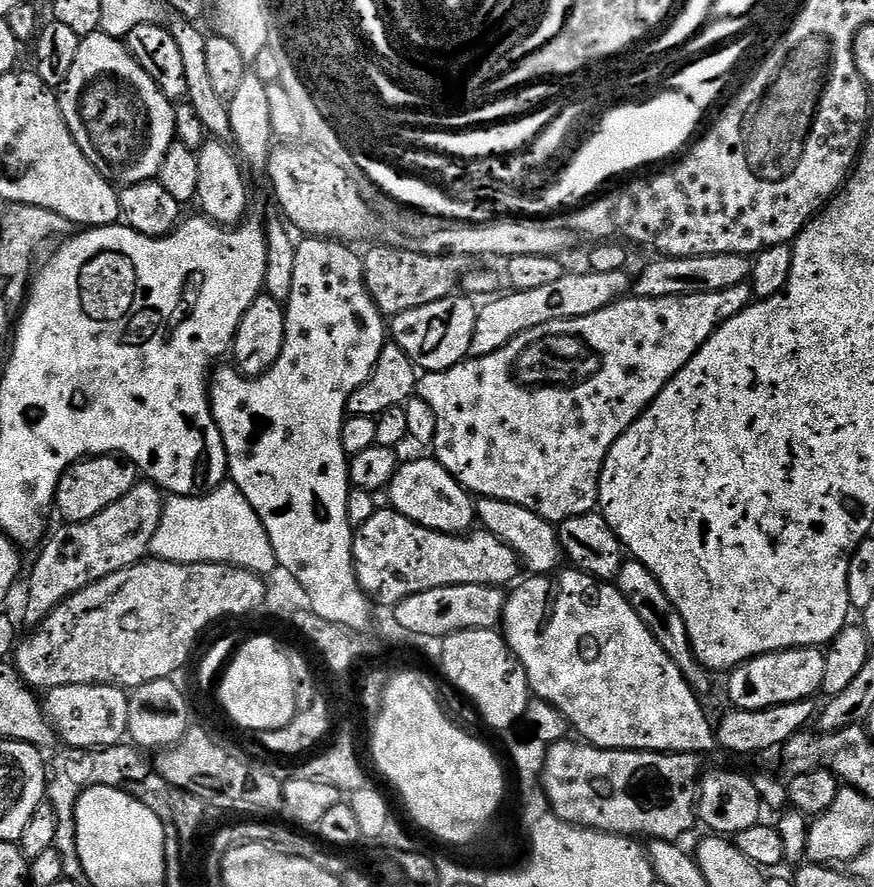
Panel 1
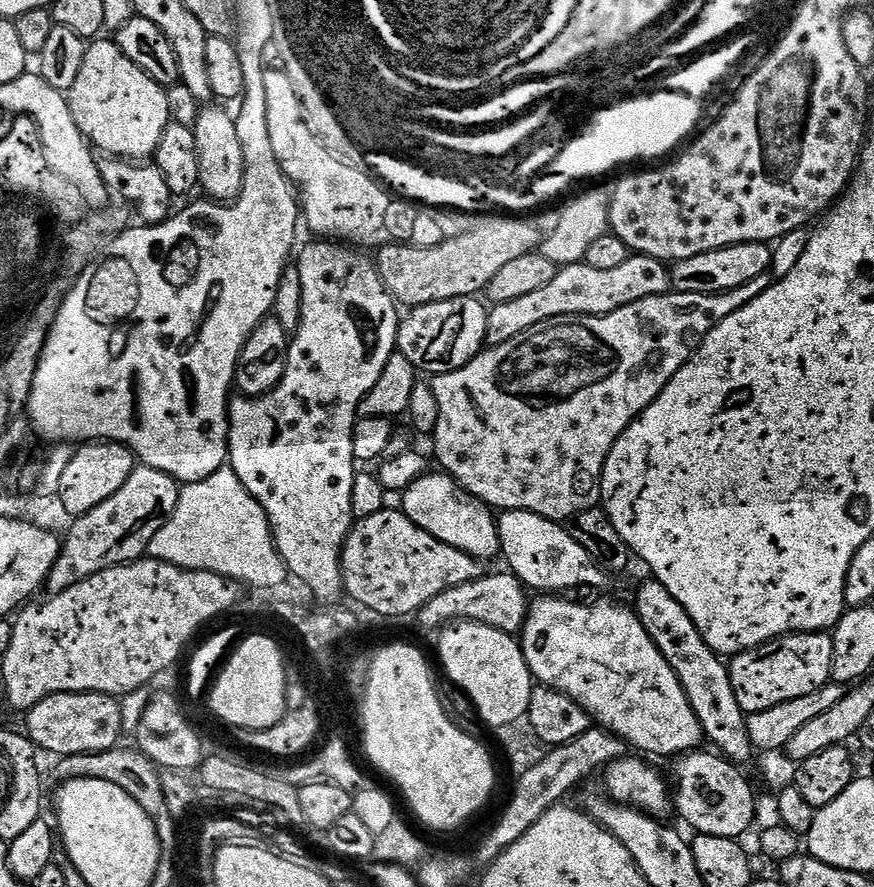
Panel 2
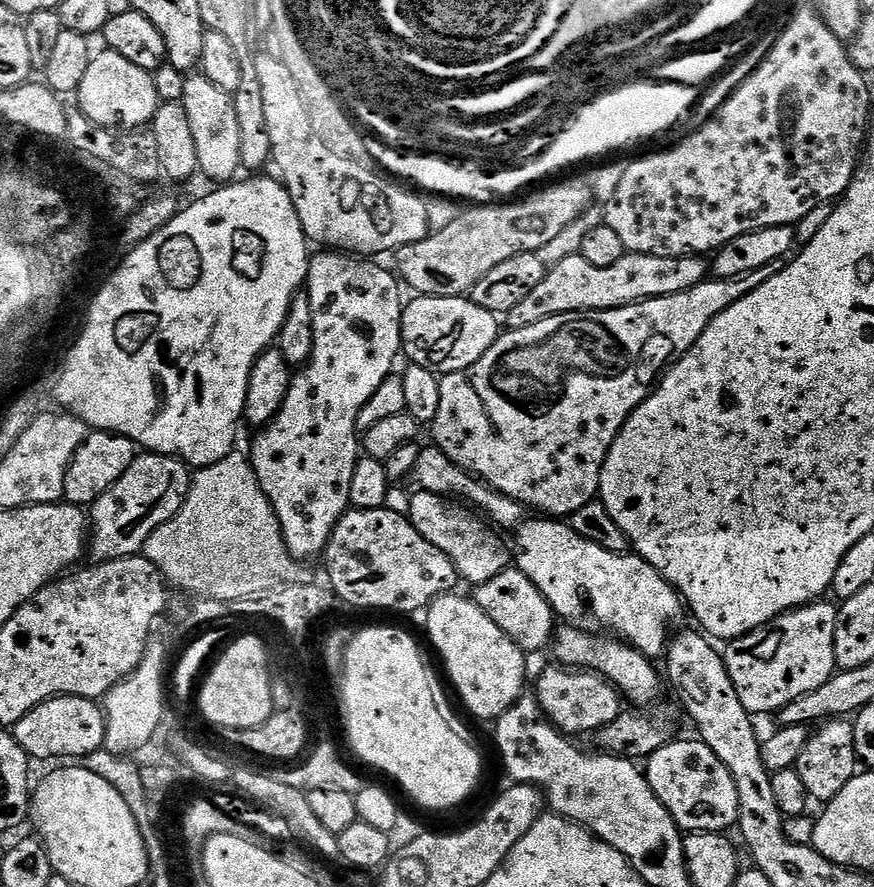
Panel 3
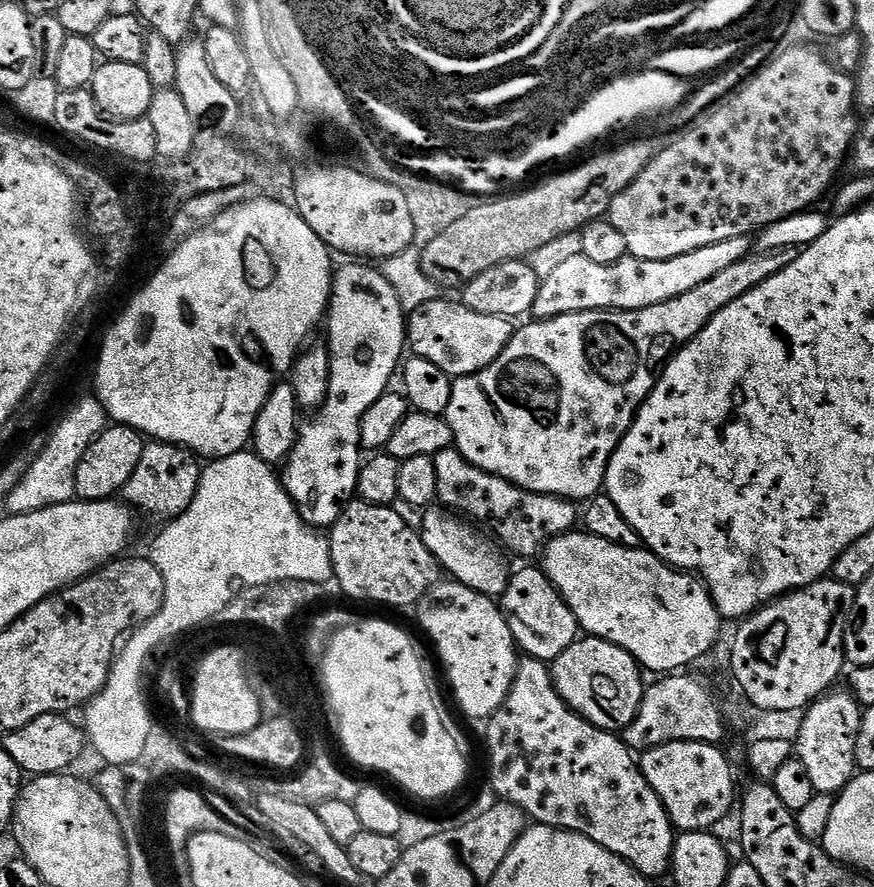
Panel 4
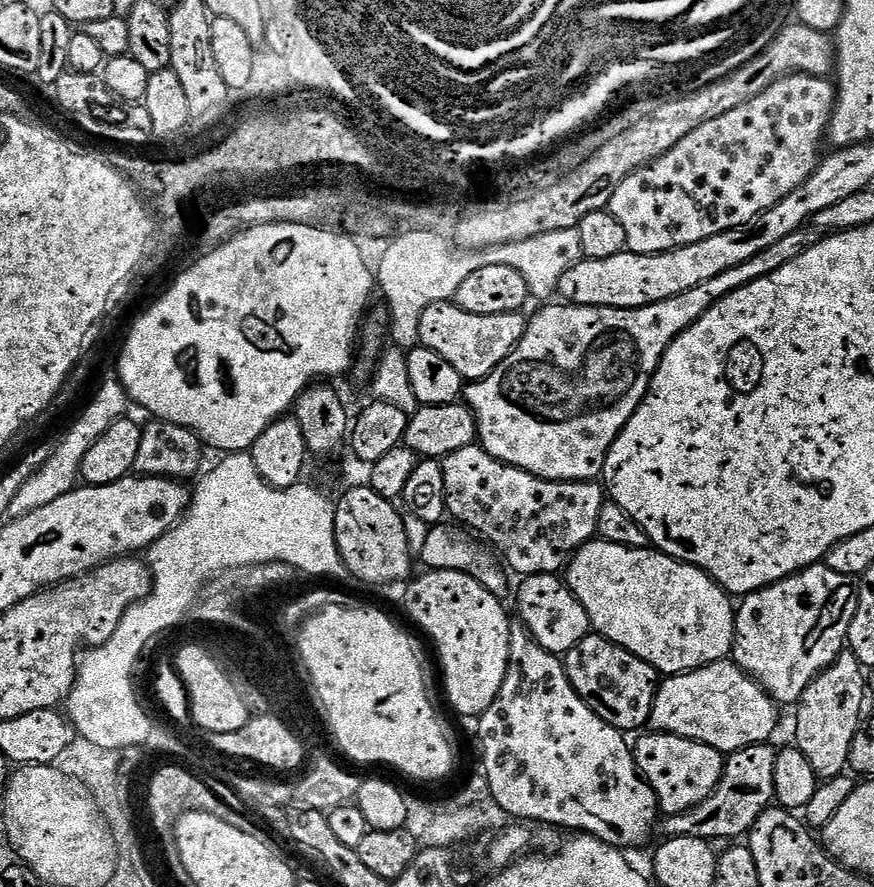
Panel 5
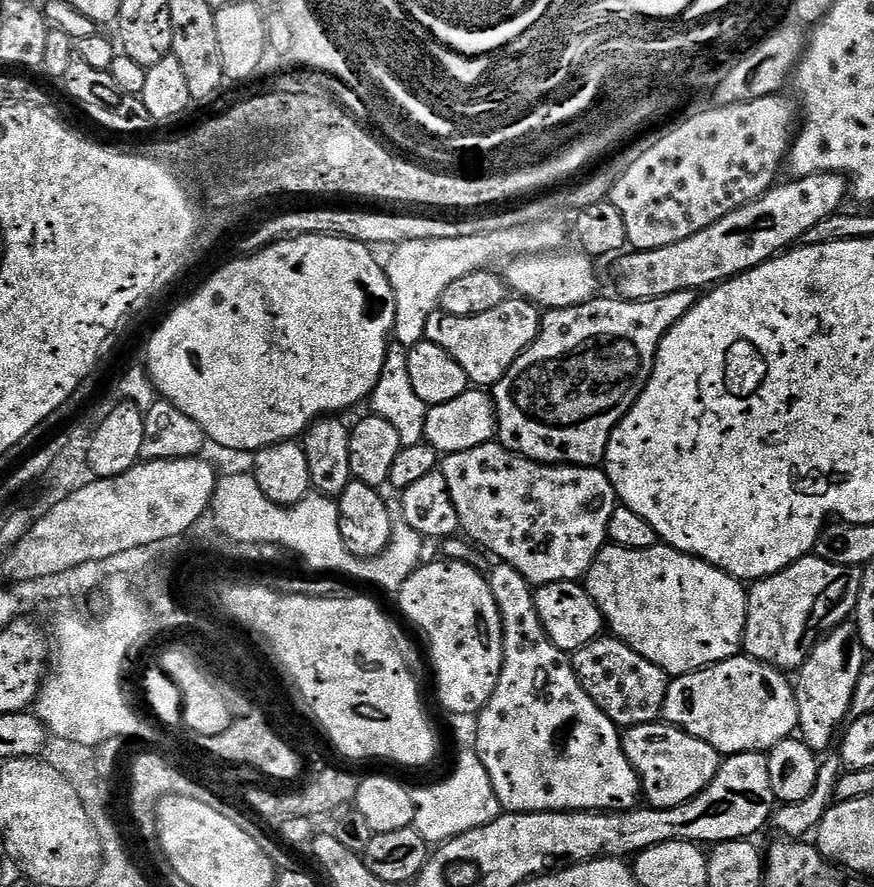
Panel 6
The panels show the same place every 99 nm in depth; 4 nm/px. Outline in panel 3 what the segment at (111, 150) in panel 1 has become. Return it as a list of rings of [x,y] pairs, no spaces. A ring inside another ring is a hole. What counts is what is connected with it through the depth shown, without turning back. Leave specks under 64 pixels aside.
[[[103,51],[93,55],[90,66],[86,68],[86,75],[82,78],[78,93],[79,111],[107,128],[123,126],[128,130],[140,130],[151,125],[156,109],[162,103],[152,81],[153,73],[142,70],[142,66],[134,66],[134,62],[122,58],[122,54]]]

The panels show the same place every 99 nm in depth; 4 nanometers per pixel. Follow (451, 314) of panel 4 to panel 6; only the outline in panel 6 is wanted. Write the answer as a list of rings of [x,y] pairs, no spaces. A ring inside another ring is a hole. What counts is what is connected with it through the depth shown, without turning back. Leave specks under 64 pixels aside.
[[[509,298],[502,306],[494,306],[494,310],[486,310],[486,314],[478,314],[470,318],[458,318],[439,310],[426,318],[425,340],[434,342],[434,346],[442,346],[462,370],[466,370],[469,381],[481,389],[488,390],[499,382],[514,366],[514,362],[534,342],[540,329],[542,312],[531,300]]]

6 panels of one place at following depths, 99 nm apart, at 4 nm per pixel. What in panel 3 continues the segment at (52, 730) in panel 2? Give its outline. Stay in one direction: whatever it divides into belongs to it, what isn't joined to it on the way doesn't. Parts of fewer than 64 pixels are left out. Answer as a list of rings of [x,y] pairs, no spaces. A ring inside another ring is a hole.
[[[55,696],[52,700],[42,701],[37,708],[30,710],[30,714],[26,714],[26,718],[17,722],[14,735],[22,750],[33,761],[60,762],[63,761],[60,760],[63,756],[79,758],[104,748],[104,710],[97,701],[87,700],[81,696]]]

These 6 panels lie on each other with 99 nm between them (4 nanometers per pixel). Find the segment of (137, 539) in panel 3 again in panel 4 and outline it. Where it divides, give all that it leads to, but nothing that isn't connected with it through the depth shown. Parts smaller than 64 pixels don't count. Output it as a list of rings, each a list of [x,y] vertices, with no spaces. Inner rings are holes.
[[[152,440],[144,445],[142,458],[138,458],[138,466],[134,466],[134,474],[130,474],[130,480],[126,482],[124,487],[123,499],[133,509],[139,510],[141,508],[142,511],[149,512],[152,516],[175,518],[188,509],[190,502],[194,502],[194,494],[198,490],[201,471],[201,461],[196,453],[191,452],[190,449],[181,448],[179,444],[168,444],[165,440]]]

